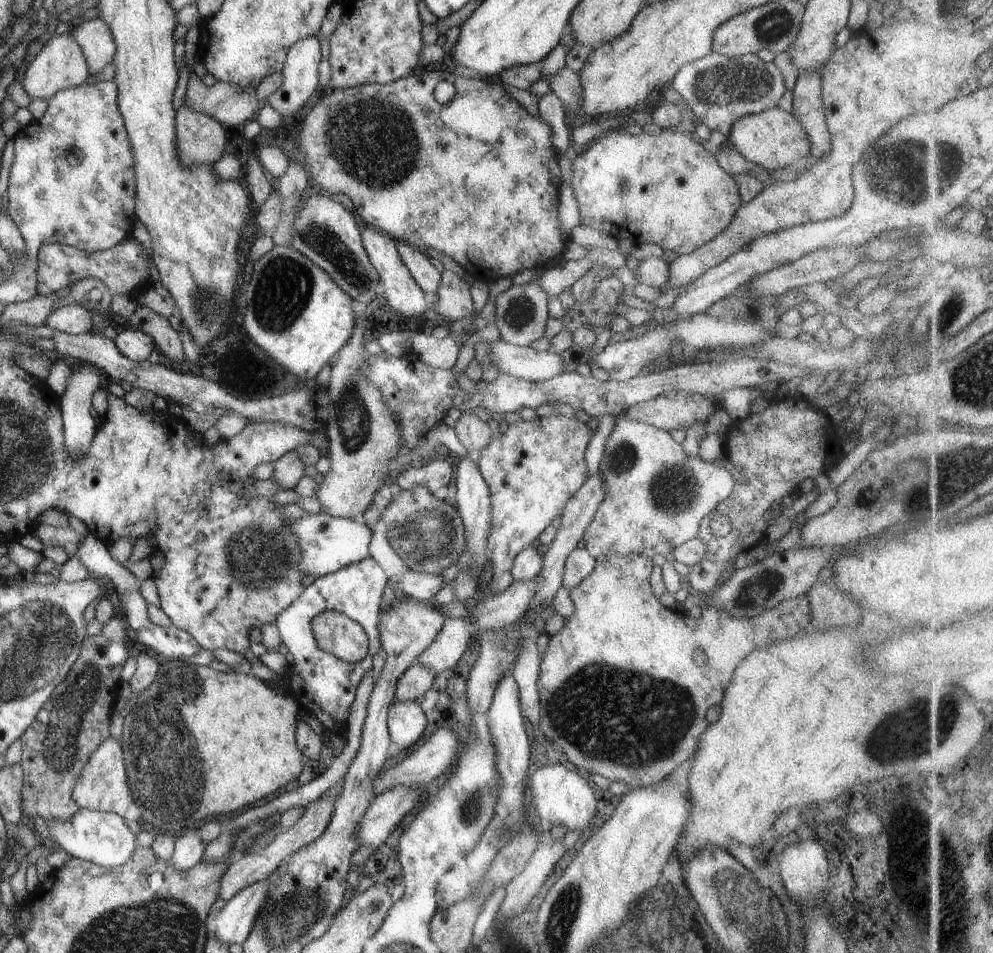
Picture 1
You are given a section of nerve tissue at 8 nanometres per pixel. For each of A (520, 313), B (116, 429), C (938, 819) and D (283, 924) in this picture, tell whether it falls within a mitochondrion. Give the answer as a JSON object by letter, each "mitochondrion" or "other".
{"A":"mitochondrion","B":"other","C":"other","D":"mitochondrion"}

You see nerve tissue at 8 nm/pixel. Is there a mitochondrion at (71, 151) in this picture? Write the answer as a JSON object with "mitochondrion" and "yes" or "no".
{"mitochondrion":"no"}

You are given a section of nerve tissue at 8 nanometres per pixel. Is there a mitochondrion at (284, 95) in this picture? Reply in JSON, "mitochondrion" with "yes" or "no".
{"mitochondrion":"no"}

